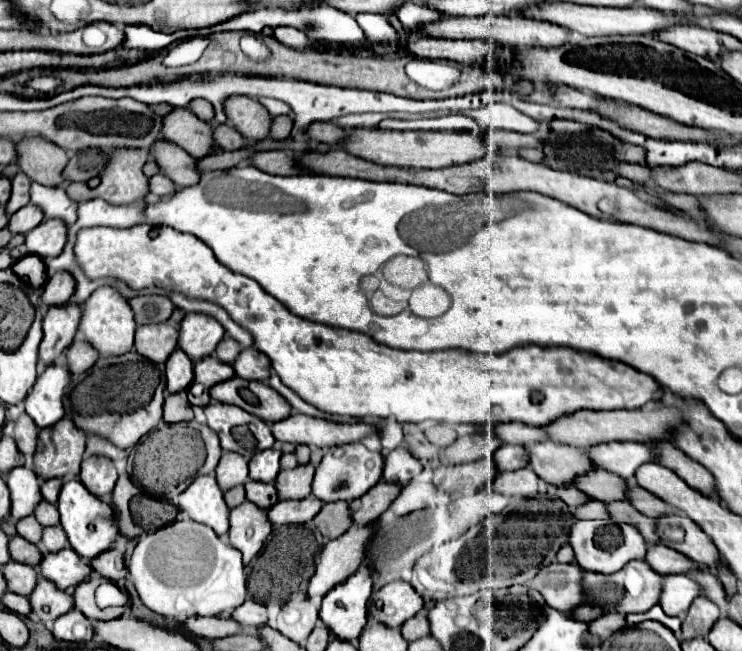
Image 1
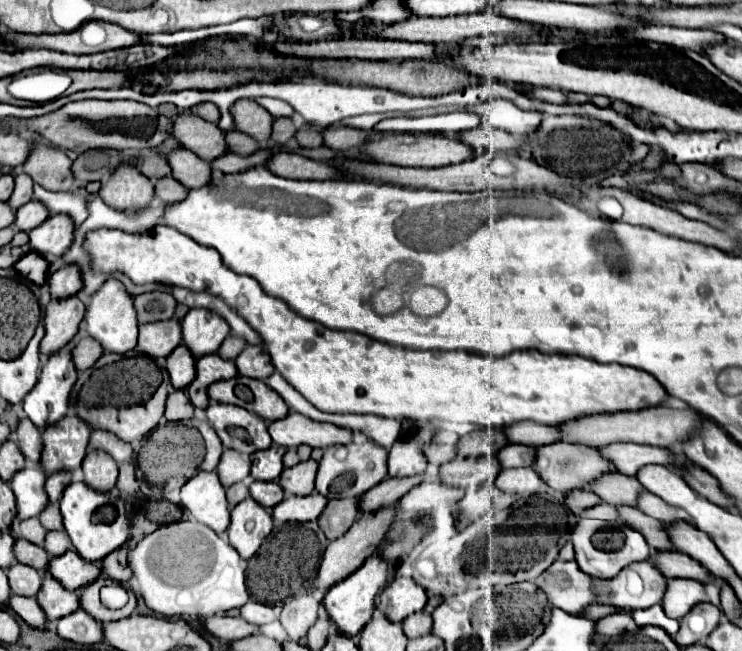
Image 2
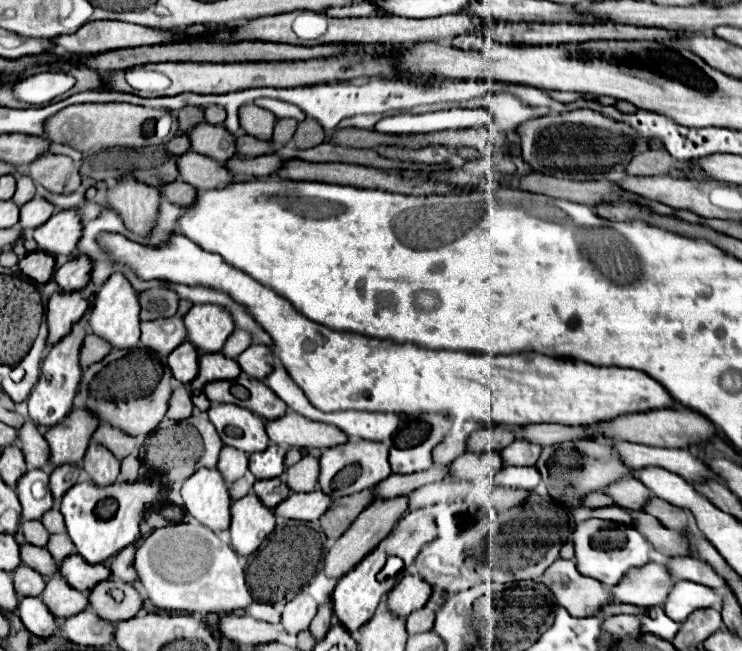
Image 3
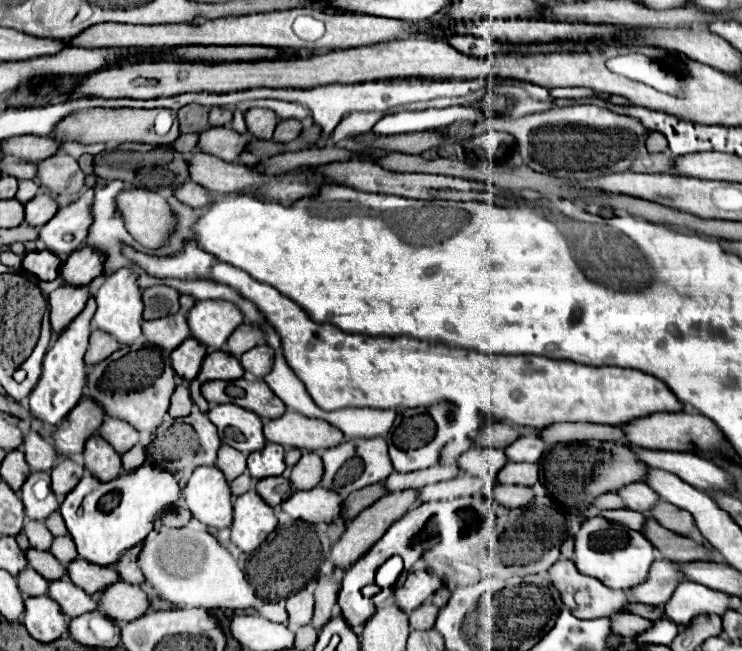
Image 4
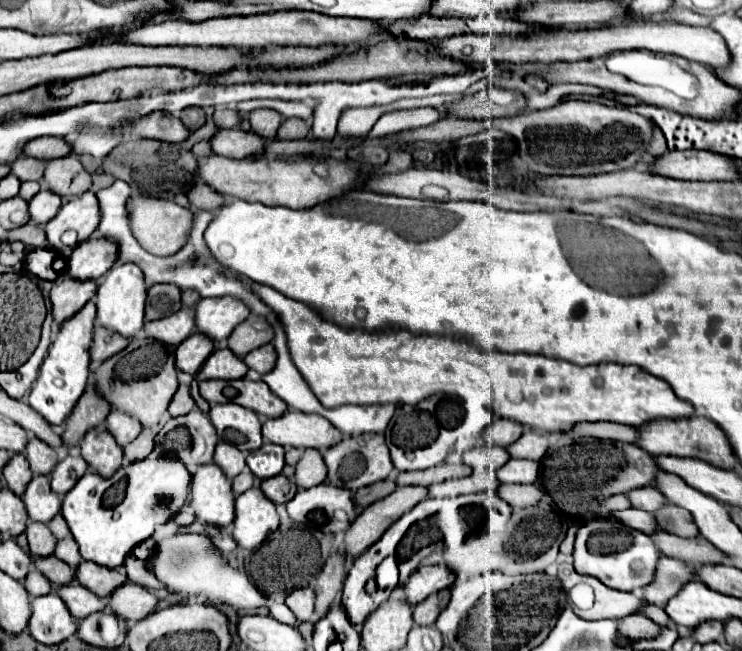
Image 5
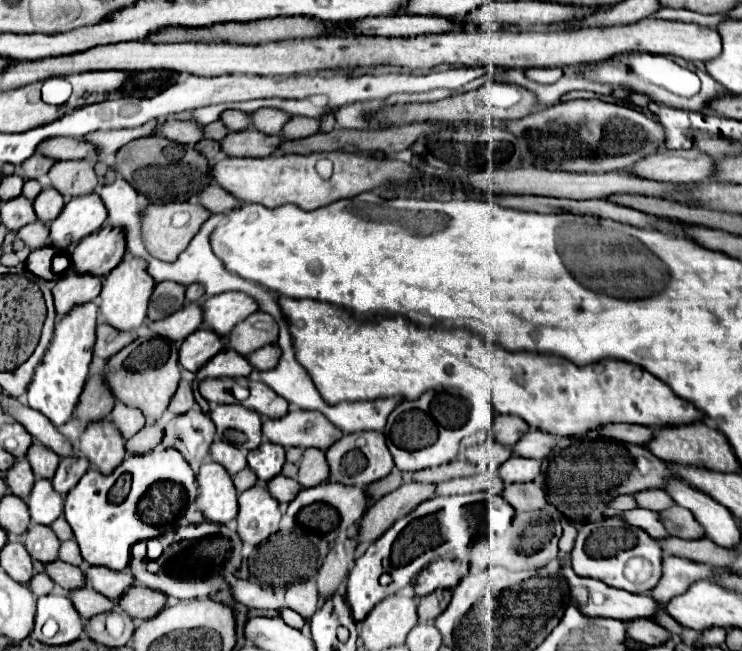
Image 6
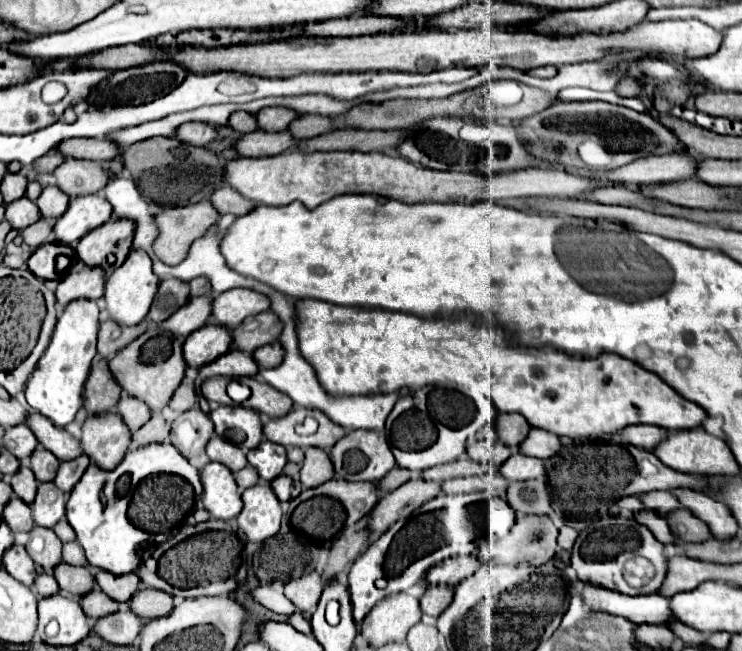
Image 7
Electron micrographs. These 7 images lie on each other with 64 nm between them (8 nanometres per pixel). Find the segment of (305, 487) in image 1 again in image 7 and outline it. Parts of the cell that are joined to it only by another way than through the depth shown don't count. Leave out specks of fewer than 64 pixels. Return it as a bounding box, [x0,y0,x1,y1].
[300,448,334,488]

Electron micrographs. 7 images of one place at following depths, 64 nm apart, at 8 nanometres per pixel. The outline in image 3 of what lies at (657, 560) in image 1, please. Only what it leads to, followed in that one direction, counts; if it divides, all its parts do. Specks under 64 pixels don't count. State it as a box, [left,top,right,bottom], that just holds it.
[666,556,726,588]

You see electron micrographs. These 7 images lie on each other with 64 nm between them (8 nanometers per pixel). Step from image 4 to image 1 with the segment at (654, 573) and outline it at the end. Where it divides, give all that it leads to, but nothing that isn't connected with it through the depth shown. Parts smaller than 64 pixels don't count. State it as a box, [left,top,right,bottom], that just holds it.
[582,560,662,614]

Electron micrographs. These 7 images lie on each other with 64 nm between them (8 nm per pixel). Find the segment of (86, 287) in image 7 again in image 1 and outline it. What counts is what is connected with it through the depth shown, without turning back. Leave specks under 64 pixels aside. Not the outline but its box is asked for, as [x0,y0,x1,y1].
[40,304,80,366]

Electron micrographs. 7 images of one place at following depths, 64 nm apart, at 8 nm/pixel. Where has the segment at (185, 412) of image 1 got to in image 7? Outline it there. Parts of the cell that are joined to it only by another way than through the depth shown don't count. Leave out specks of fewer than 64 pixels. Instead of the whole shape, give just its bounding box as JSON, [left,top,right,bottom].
[170,368,198,412]

